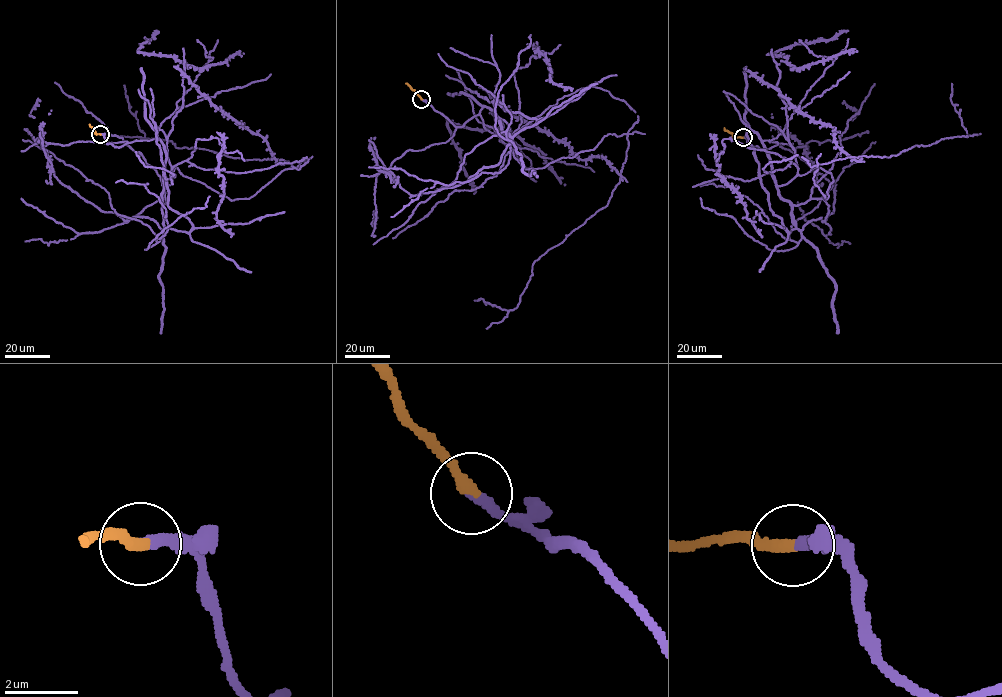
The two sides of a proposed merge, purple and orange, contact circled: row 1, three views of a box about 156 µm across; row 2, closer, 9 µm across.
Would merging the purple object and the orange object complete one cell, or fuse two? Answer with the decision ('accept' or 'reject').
accept

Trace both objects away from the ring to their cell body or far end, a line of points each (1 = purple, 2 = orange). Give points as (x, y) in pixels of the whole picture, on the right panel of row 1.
1: (743, 137), (778, 143), (762, 142), (778, 186), (828, 171), (825, 199), (820, 164), (967, 136), (951, 83)
2: (743, 137), (734, 137), (724, 128)

